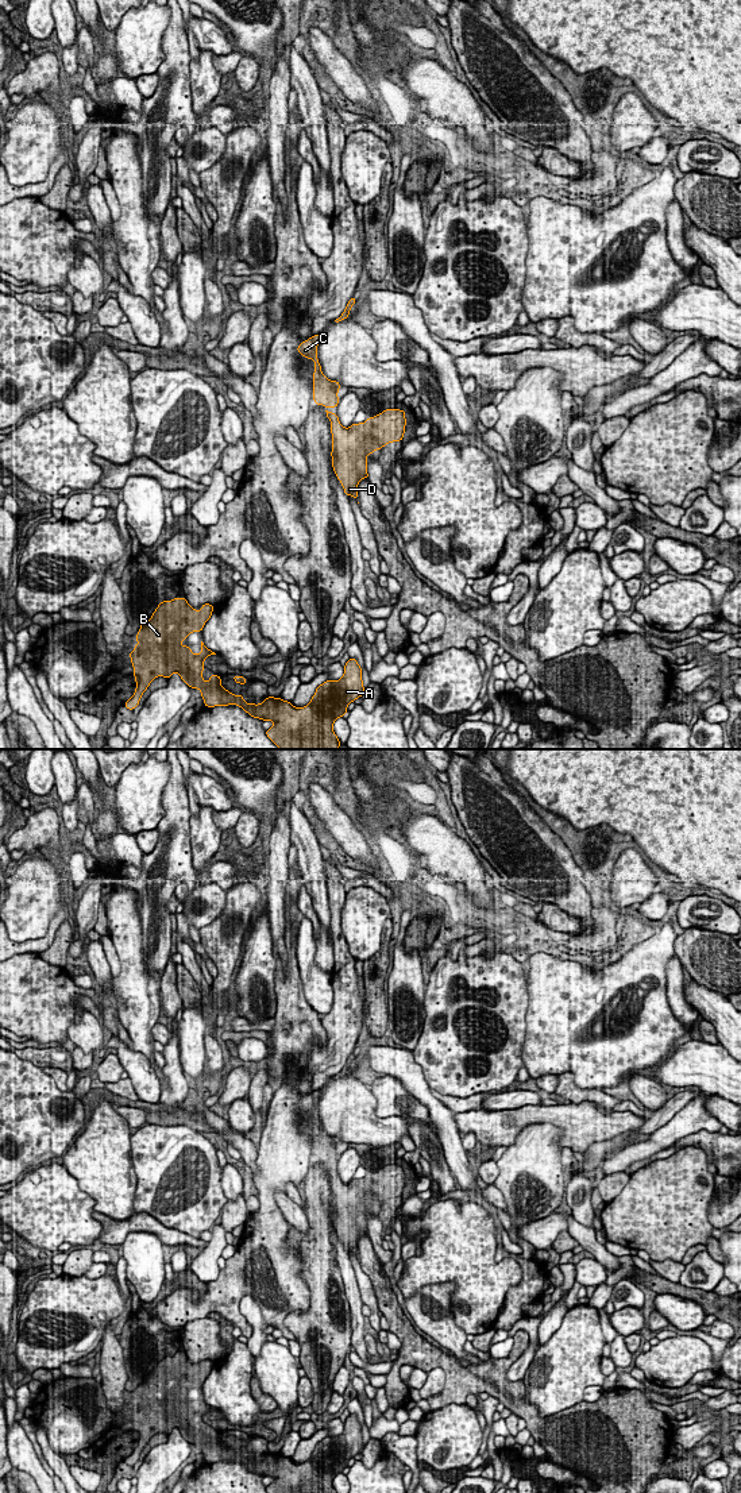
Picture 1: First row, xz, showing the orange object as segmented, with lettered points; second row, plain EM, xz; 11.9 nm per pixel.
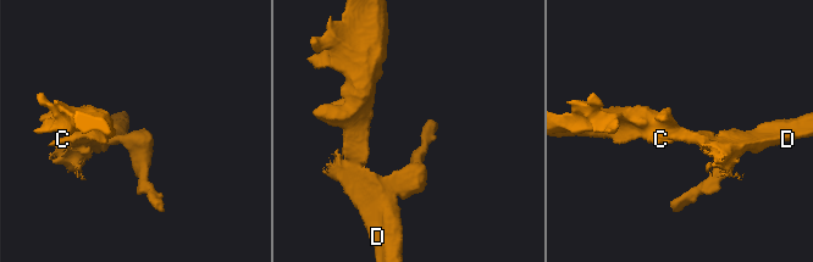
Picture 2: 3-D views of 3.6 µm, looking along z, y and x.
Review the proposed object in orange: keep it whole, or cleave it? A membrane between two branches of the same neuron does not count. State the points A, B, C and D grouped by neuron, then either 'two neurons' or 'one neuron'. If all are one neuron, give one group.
groups A B C D; one neuron

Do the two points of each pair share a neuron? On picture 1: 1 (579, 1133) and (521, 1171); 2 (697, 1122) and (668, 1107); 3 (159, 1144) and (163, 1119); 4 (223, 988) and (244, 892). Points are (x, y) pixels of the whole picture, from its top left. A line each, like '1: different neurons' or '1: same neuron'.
1: different neurons
2: different neurons
3: different neurons
4: same neuron

